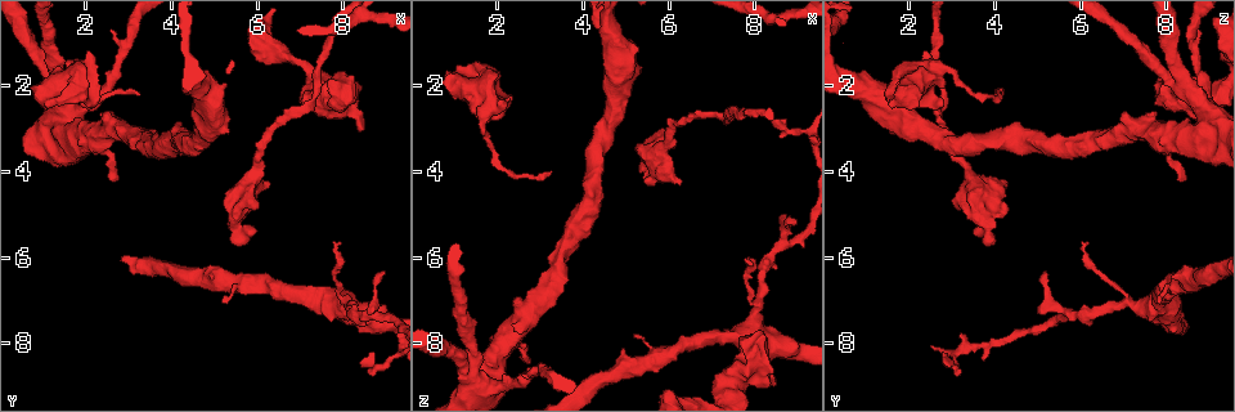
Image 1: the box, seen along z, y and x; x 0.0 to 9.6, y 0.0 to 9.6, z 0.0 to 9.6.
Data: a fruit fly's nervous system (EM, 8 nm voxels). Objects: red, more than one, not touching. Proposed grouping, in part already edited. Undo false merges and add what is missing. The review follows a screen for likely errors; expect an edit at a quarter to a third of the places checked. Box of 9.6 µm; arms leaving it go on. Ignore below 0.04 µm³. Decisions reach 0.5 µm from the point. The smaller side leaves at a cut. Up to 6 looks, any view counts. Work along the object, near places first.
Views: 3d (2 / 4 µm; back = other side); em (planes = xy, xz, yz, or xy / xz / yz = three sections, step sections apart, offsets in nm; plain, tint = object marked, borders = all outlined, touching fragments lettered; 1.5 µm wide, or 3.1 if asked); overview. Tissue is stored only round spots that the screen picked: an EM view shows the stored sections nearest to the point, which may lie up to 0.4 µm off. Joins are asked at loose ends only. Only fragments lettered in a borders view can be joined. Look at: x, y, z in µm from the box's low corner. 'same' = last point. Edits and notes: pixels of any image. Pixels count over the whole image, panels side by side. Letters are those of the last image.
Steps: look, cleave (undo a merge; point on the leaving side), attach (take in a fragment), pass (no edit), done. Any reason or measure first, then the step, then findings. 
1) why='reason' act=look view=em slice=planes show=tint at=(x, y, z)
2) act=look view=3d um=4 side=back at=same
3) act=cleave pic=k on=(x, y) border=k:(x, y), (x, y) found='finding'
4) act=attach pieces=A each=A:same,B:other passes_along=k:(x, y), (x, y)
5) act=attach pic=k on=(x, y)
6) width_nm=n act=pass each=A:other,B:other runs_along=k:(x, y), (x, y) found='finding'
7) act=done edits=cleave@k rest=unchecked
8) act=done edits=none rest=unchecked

why='stops while still wide' act=look view=em slice=planes show=borders at=(8.50, 3.05, 8.85)

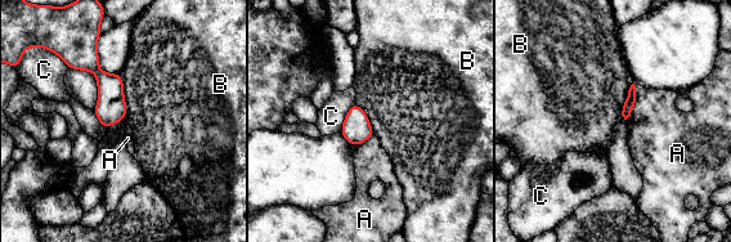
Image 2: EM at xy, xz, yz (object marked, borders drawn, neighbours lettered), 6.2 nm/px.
act=pass each=A:other,B:other,C:other border=2:(120, 75), (125, 117) found='none of them fits'

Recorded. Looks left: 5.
why='free end' act=look view=em slice=planes show=plain at=(9.00, 6.35, 5.20)

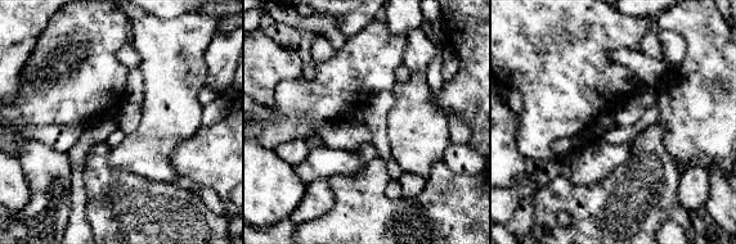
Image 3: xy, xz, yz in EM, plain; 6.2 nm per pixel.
why='see the neighbours' act=look view=em slice=planes show=borders at=same

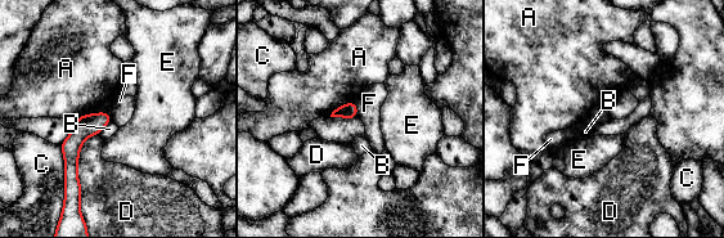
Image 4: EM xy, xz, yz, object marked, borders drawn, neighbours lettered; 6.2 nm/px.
longest_contact=D:420nm act=pass each=A:other,B:other,C:other,D:other,E:other,F:other border=4:(355, 100), (358, 116) found='none of them fits'

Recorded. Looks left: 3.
why='stops while still wide' act=look view=3d um=4 at=(0.80, 2.05, 1.85)

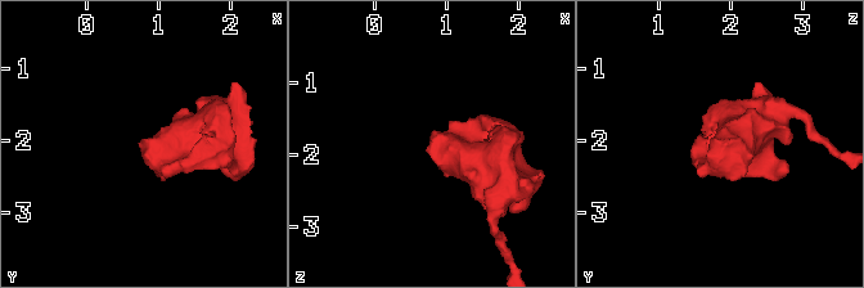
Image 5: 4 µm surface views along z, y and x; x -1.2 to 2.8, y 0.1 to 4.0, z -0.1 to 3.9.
why='now the EM' act=look view=em slice=yz step=8 show=tint at=(0.75, 2.00, 1.80)

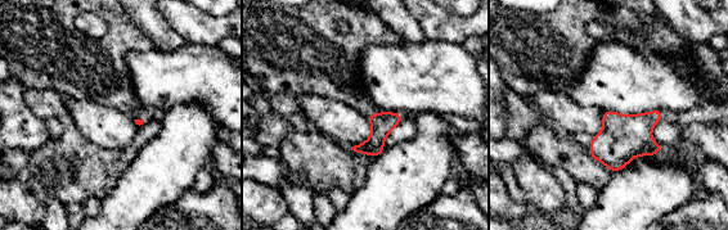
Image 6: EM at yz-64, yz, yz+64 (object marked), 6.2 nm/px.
why='cut it another way' act=look view=em slice=xz step=8 show=borders at=same

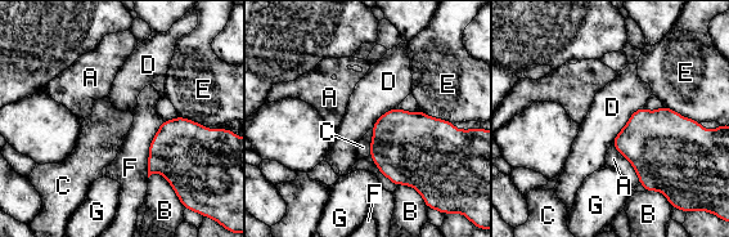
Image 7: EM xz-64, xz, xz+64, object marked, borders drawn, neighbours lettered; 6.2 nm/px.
act=attach pic=7 on=(363, 147) each=A:other,B:other,C:same,D:other,E:other,F:other,G:other found='it goes on there'

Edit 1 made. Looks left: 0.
act=done edits=attach@7 rest=unchecked

